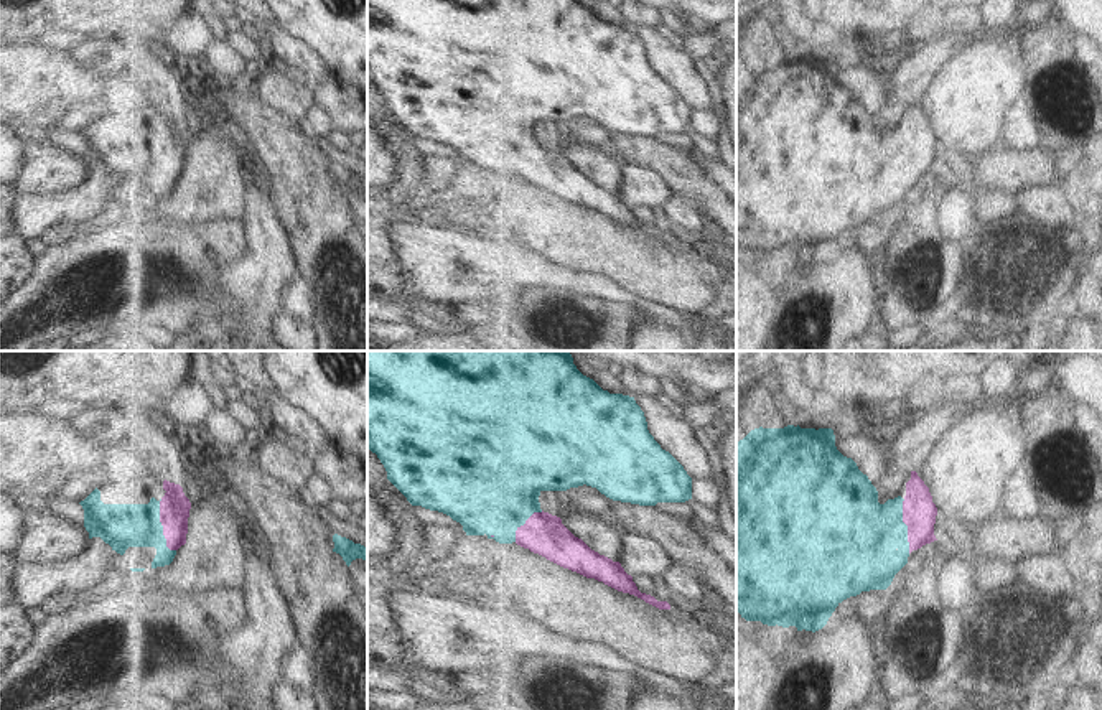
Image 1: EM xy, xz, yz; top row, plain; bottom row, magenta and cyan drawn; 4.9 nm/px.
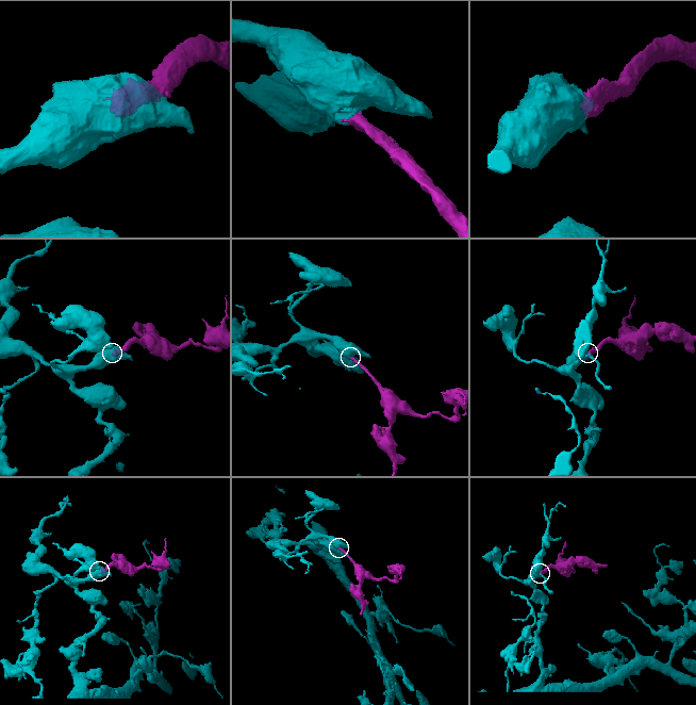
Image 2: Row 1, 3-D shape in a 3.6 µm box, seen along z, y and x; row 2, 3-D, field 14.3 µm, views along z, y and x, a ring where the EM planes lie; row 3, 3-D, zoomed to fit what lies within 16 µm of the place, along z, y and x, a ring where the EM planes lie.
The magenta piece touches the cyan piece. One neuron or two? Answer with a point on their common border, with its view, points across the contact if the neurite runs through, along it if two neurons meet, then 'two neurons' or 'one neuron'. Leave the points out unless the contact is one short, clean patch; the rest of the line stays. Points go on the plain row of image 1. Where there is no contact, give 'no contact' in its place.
contact xy (163, 158); way xy (175, 137), (163, 158), (121, 157); one neuron

